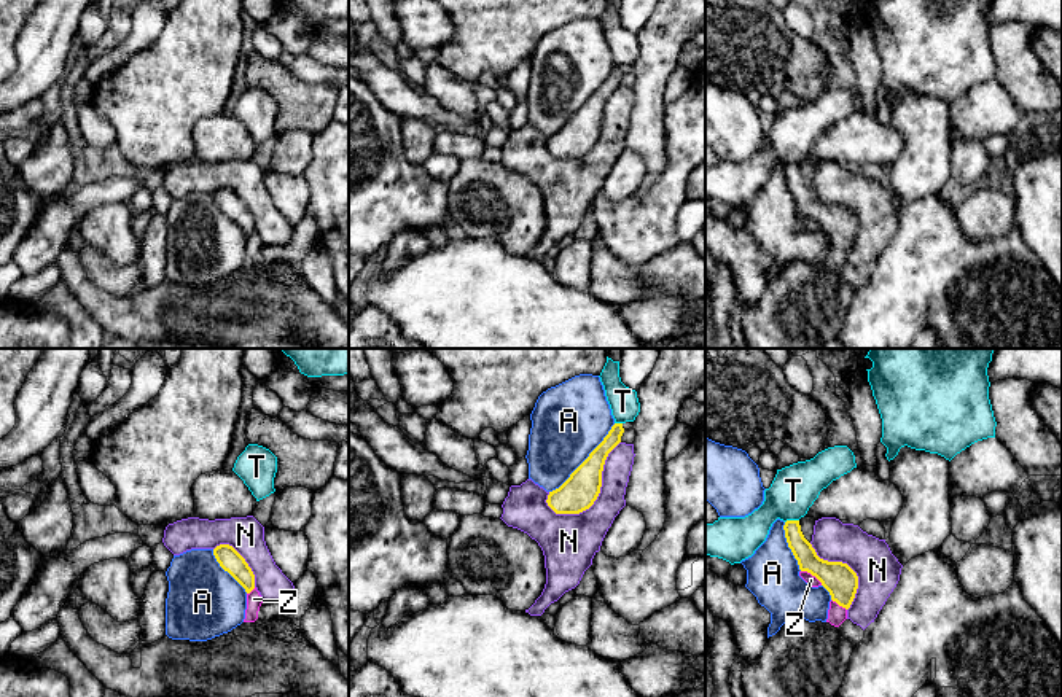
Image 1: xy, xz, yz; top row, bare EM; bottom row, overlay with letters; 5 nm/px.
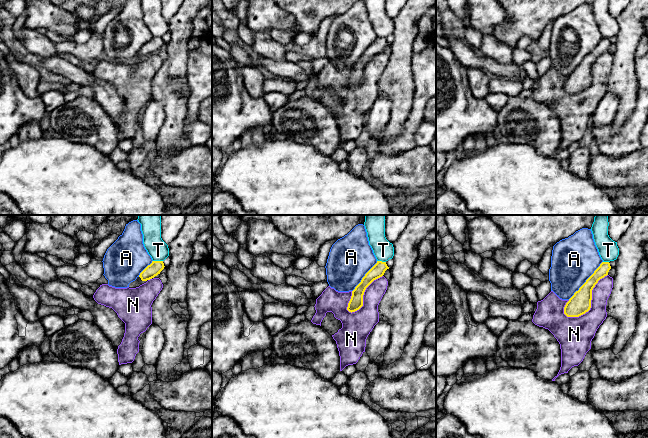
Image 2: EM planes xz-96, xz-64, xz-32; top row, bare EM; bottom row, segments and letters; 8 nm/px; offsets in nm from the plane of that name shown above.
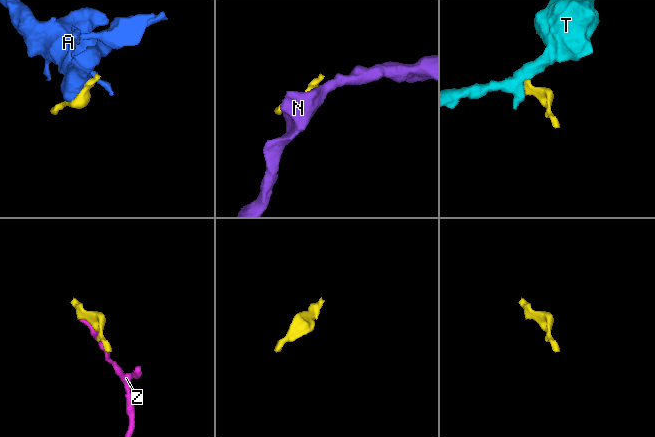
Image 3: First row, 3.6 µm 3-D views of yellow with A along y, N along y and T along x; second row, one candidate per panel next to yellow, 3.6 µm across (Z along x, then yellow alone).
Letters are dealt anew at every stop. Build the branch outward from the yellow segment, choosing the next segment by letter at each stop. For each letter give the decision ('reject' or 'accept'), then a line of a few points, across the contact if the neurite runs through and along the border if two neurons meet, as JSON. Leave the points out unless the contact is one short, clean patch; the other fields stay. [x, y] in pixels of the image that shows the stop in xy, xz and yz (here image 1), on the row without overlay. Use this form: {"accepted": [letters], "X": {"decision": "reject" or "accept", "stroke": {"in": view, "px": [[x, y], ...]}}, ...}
{"accepted": [], "A": {"decision": "reject"}, "N": {"decision": "reject"}, "T": {"decision": "reject", "stroke": {"in": "yz", "px": [[798, 163], [785, 166]]}}, "Z": {"decision": "reject"}}

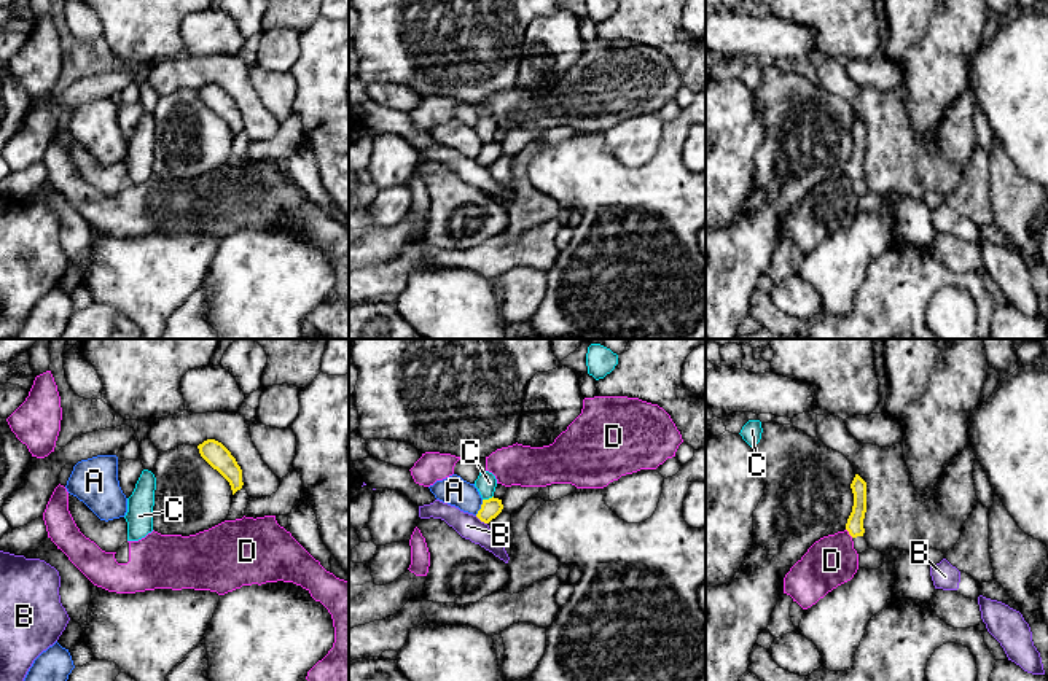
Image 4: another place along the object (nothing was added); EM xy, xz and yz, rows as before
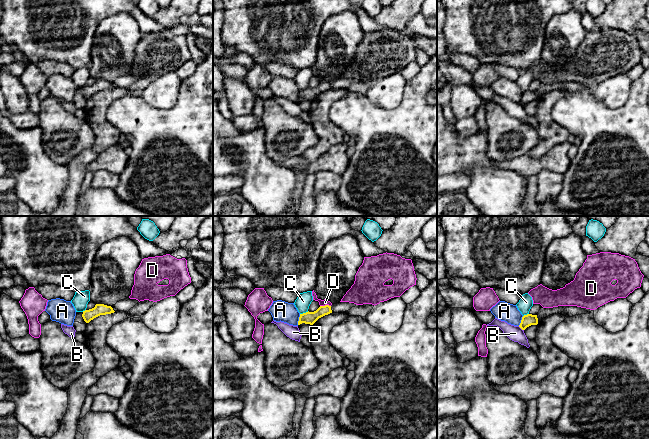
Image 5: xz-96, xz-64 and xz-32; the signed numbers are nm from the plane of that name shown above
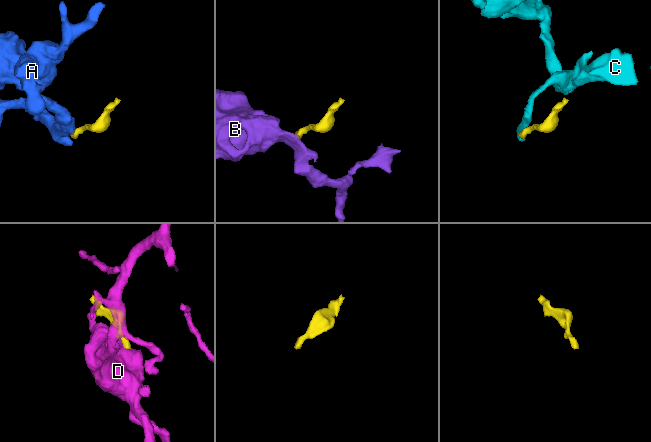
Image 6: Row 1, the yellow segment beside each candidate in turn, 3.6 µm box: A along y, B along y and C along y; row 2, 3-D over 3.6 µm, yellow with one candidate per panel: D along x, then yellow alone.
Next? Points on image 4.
{"accepted": ["D"], "A": {"decision": "reject", "stroke": {"in": "xz", "px": [[483, 143], [475, 158]]}}, "B": {"decision": "reject", "stroke": {"in": "xz", "px": [[475, 159], [486, 167]]}}, "C": {"decision": "reject", "stroke": {"in": "xz", "px": [[492, 139], [483, 143]]}}, "D": {"decision": "accept", "stroke": {"in": "yz", "px": [[854, 169], [849, 177], [832, 204]]}}}

